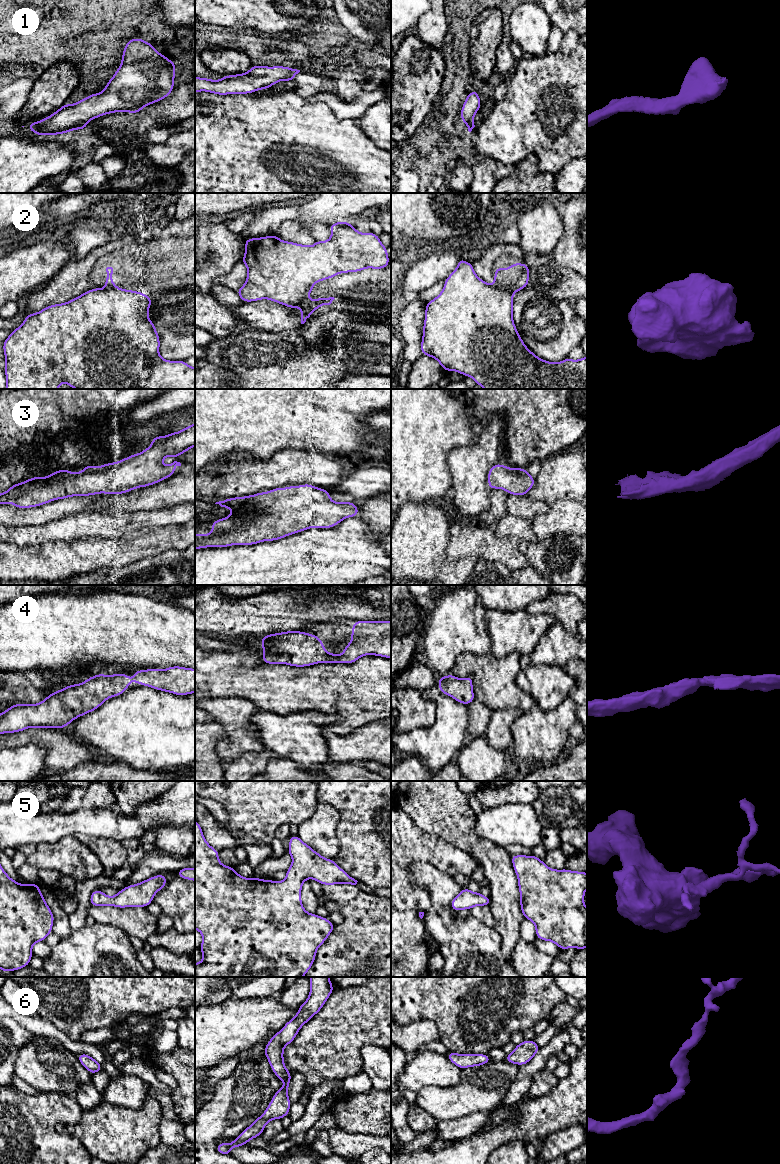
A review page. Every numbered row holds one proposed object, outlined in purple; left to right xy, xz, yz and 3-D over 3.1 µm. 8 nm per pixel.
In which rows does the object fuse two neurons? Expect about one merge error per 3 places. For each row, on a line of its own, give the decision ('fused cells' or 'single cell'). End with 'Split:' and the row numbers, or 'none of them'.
1: single cell
2: fused cells
3: single cell
4: single cell
5: single cell
6: single cell
Split: 2

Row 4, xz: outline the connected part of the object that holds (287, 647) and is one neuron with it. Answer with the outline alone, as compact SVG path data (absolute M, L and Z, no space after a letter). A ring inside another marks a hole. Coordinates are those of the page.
M354 621L352 640L340 655L324 649L321 638L301 631L285 631L261 637L266 664L305 667L317 663L351 664L365 655L391 658L391 621Z

